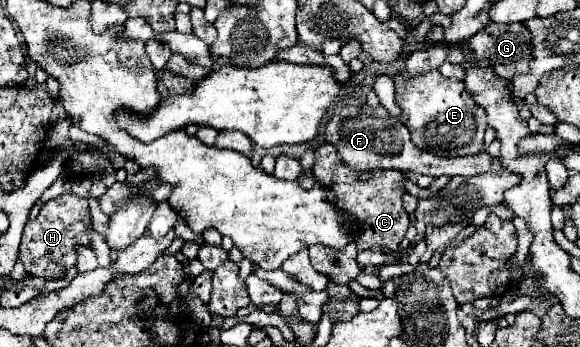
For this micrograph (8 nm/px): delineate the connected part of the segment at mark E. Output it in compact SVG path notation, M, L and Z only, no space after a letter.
M399 71L397 75L393 75L393 83L395 103L401 109L399 121L407 125L407 129L411 131L411 141L421 151L441 157L461 157L479 153L483 149L487 115L465 89L463 81L447 79L439 71L429 71L415 77Z

